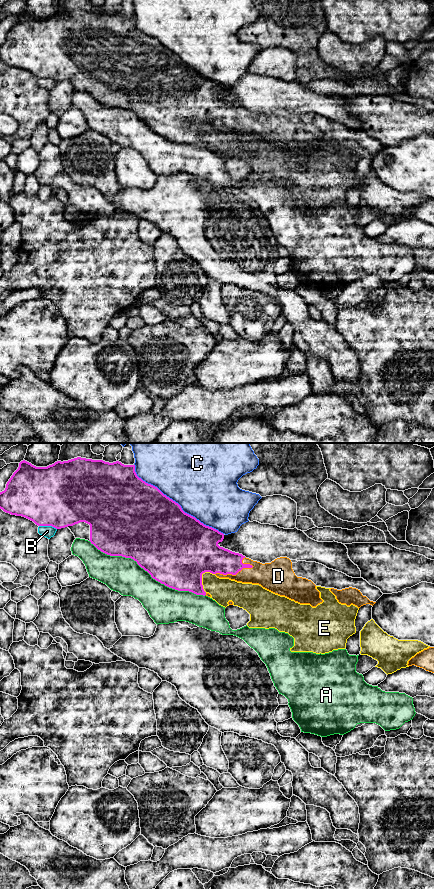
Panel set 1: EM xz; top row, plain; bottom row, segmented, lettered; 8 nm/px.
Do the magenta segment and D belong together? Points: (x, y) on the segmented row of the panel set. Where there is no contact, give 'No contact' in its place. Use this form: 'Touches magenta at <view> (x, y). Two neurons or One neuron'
Touches magenta at xz (234, 574). One neuron

